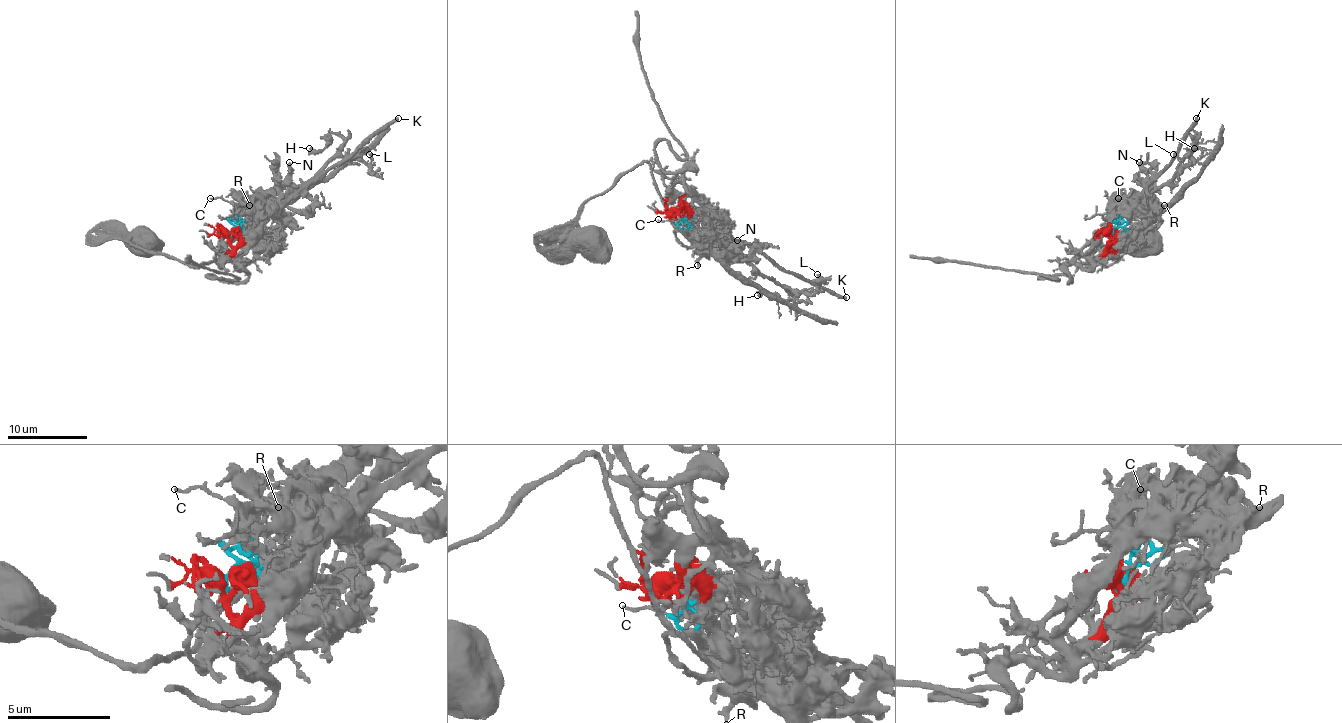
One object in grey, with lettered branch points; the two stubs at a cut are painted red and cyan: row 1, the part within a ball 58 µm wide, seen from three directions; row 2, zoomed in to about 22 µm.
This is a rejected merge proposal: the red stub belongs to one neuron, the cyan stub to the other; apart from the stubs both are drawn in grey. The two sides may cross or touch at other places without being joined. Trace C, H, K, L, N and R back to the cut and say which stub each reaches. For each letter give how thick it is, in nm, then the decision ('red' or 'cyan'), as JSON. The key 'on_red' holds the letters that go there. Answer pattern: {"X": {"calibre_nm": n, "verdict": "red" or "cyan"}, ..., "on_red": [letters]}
{"C": {"calibre_nm": 130, "verdict": "cyan"}, "H": {"calibre_nm": 380, "verdict": "red"}, "K": {"calibre_nm": 320, "verdict": "red"}, "L": {"calibre_nm": 240, "verdict": "red"}, "N": {"calibre_nm": 280, "verdict": "cyan"}, "R": {"calibre_nm": 260, "verdict": "cyan"}, "on_red": ["H", "K", "L"]}

